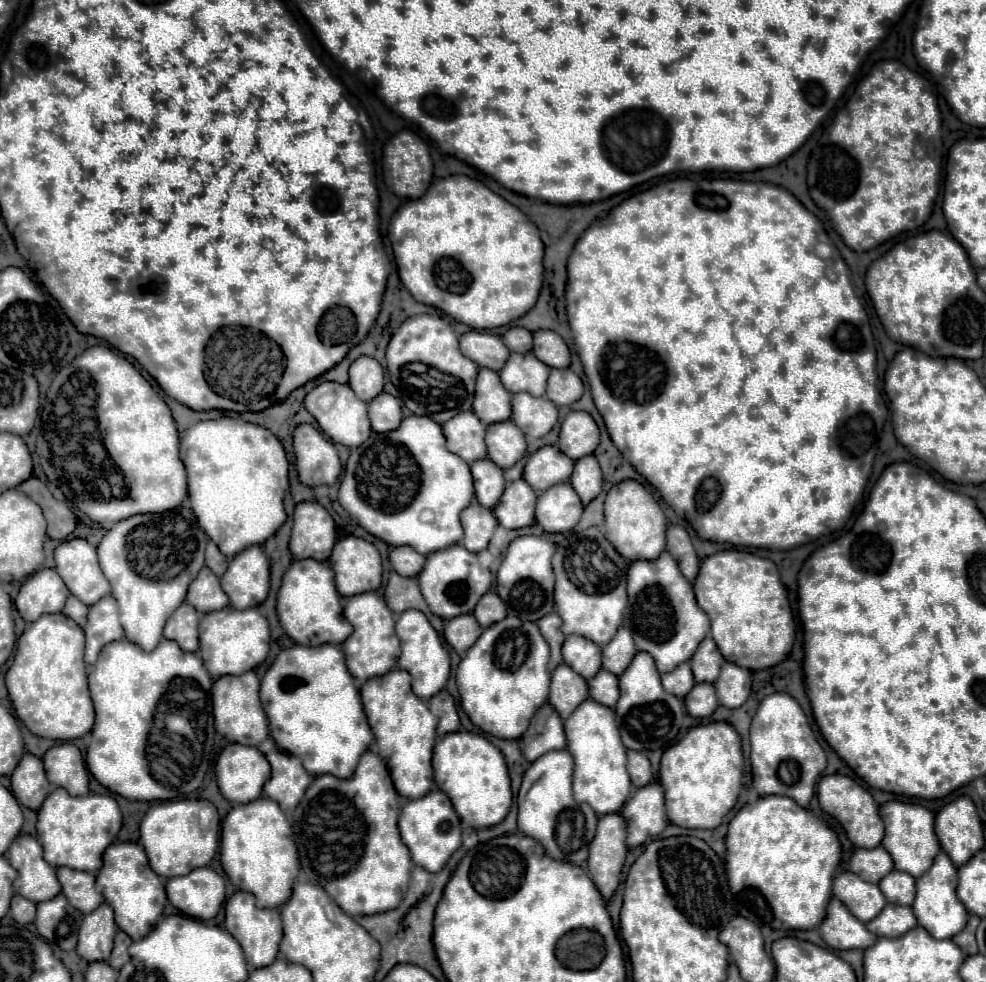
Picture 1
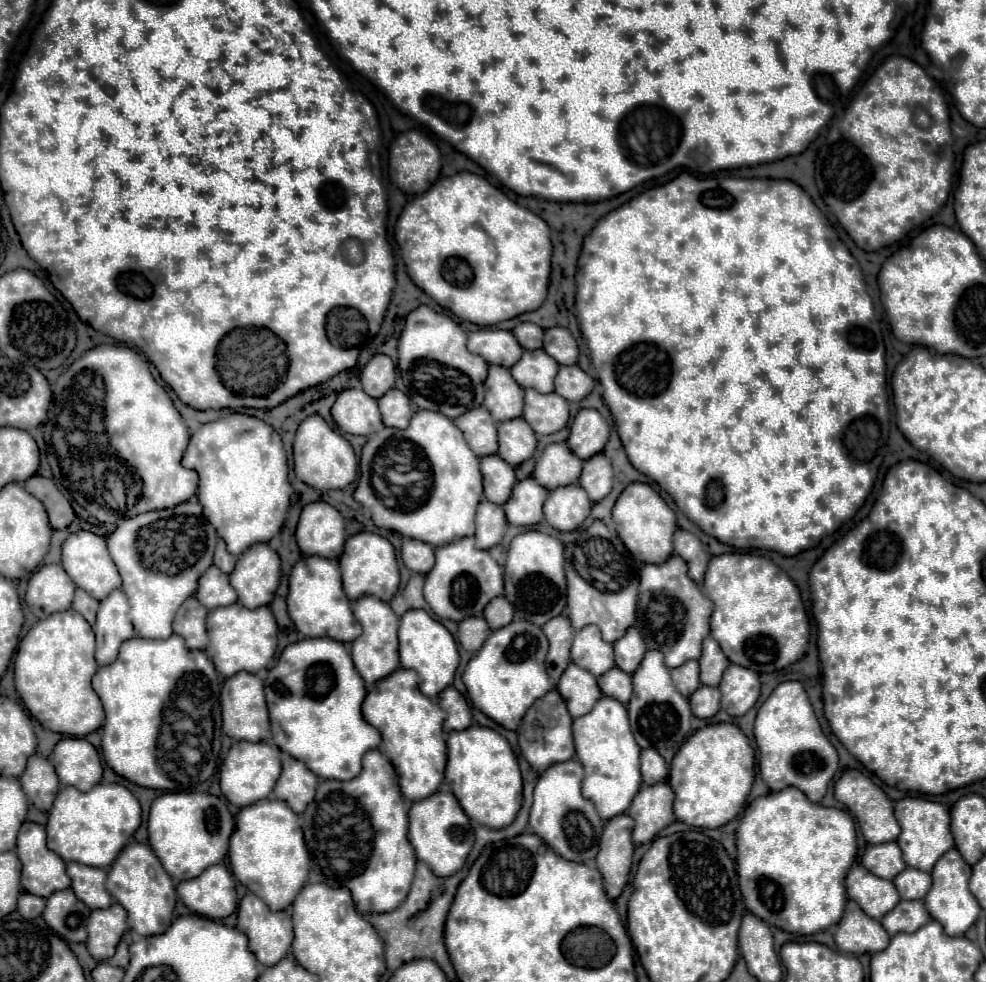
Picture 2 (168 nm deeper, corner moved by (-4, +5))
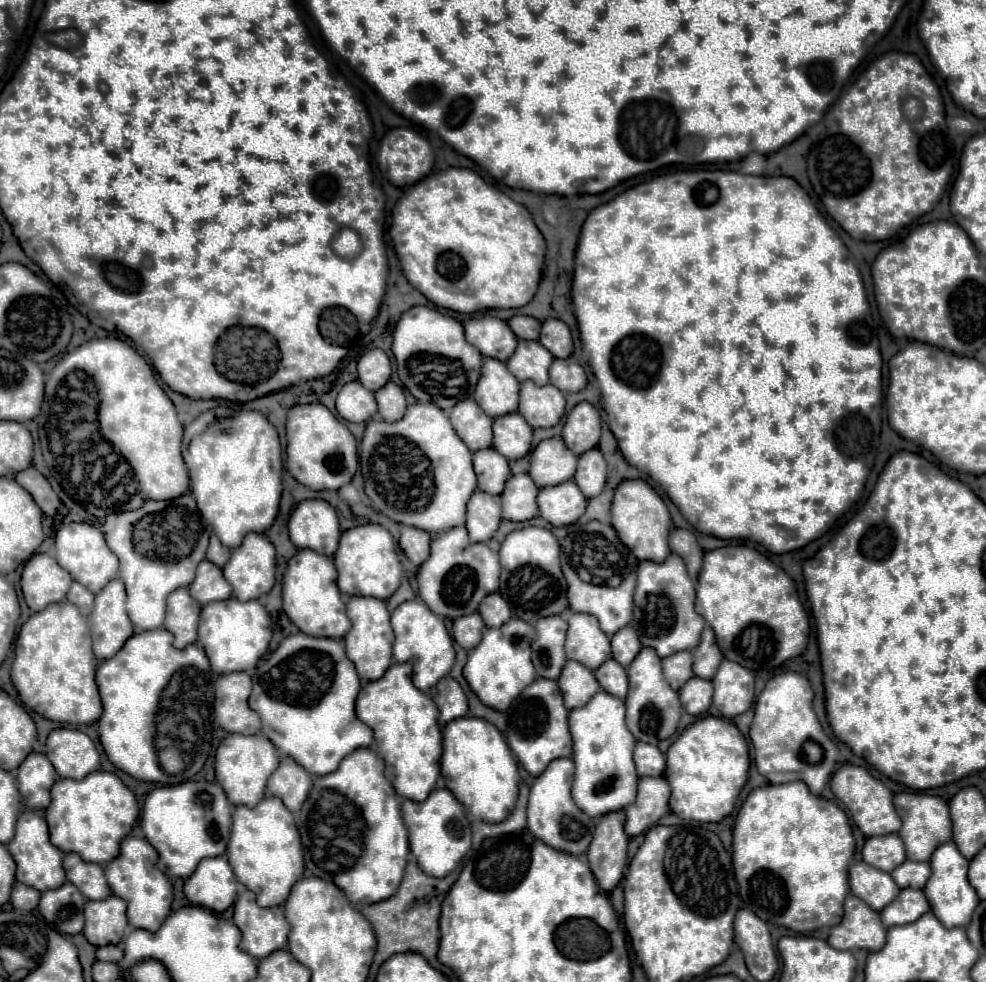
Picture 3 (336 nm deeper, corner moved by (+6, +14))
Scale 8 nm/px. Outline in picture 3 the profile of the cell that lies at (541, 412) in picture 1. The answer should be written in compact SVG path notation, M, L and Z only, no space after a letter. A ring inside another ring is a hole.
M530 380L522 382L520 388L520 408L518 412L526 418L532 428L550 428L560 422L566 412L564 394L552 386L538 386Z

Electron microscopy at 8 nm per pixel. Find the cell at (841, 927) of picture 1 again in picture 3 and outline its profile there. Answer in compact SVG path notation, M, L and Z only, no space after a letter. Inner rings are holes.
M850 894L846 898L846 904L844 904L842 922L832 928L828 942L836 950L868 950L868 952L874 952L874 950L880 950L886 942L886 926L882 926L880 914L876 910L872 910L870 906L866 906L866 902L862 902L860 898Z

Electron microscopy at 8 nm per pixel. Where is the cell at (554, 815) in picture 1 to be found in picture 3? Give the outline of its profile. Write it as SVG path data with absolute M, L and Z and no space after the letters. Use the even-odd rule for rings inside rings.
M558 758L550 762L550 766L534 780L528 798L528 830L556 850L582 856L590 846L594 834L594 820L586 816L582 810L578 810L578 806L574 804L570 796L572 776L574 776L572 758Z

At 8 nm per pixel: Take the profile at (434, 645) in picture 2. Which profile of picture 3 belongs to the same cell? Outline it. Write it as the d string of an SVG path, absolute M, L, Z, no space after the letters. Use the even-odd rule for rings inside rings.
M408 600L392 612L392 628L396 634L394 658L396 658L396 662L412 664L414 686L420 690L428 690L428 688L436 686L438 680L450 672L450 668L456 660L454 642L442 622L442 618L432 614L430 608L422 600Z

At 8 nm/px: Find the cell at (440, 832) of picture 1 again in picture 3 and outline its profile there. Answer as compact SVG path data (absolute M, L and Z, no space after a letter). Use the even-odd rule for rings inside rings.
M434 790L422 804L406 800L402 804L402 816L410 834L410 852L416 856L418 866L428 876L448 876L470 850L472 842L468 816L464 812L464 806L448 790Z

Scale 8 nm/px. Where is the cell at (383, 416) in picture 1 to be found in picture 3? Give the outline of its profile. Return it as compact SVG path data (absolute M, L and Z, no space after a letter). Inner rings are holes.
M388 382L376 392L376 402L378 402L378 414L386 422L398 422L408 406L404 390L394 382Z

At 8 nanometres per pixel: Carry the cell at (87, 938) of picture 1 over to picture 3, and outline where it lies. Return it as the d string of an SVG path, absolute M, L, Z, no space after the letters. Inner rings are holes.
M110 896L106 900L86 902L86 926L84 936L94 946L120 944L124 938L124 930L128 926L126 918L126 902L118 896Z

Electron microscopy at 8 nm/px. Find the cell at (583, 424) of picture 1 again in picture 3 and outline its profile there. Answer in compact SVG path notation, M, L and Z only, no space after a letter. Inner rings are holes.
M580 402L568 414L562 430L562 438L566 446L570 446L570 450L574 450L574 454L580 456L586 450L598 446L600 430L602 430L602 422L598 410L590 402Z

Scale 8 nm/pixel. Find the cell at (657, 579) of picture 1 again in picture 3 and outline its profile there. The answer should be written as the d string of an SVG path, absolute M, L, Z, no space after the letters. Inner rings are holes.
M670 554L662 564L640 562L638 584L634 592L634 618L630 626L634 626L634 630L638 632L640 642L654 648L660 658L666 658L680 650L694 650L704 628L704 618L696 614L694 600L694 584L678 554Z

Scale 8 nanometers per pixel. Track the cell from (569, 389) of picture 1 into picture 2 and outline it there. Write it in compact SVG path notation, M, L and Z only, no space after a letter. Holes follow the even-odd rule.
M578 365L558 369L554 391L566 401L582 401L592 391L592 387L594 387L592 377L586 375Z

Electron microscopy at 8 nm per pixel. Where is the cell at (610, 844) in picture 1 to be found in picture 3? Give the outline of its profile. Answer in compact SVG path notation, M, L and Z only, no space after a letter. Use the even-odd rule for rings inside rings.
M622 810L602 816L588 848L590 868L604 892L612 892L624 876L628 858L628 836L624 832L624 822L626 816Z

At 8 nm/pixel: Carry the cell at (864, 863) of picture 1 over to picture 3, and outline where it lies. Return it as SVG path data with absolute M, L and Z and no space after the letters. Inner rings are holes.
M898 834L868 838L862 848L862 860L878 870L892 872L906 860L904 842L898 838Z

